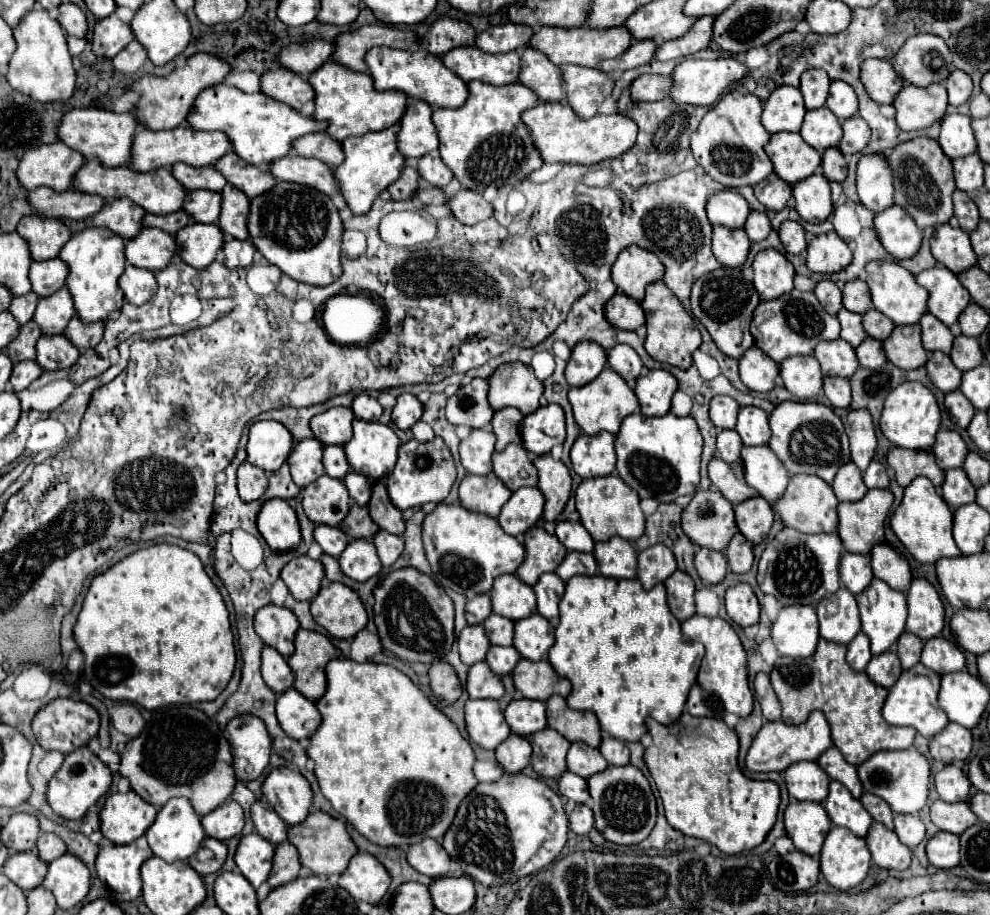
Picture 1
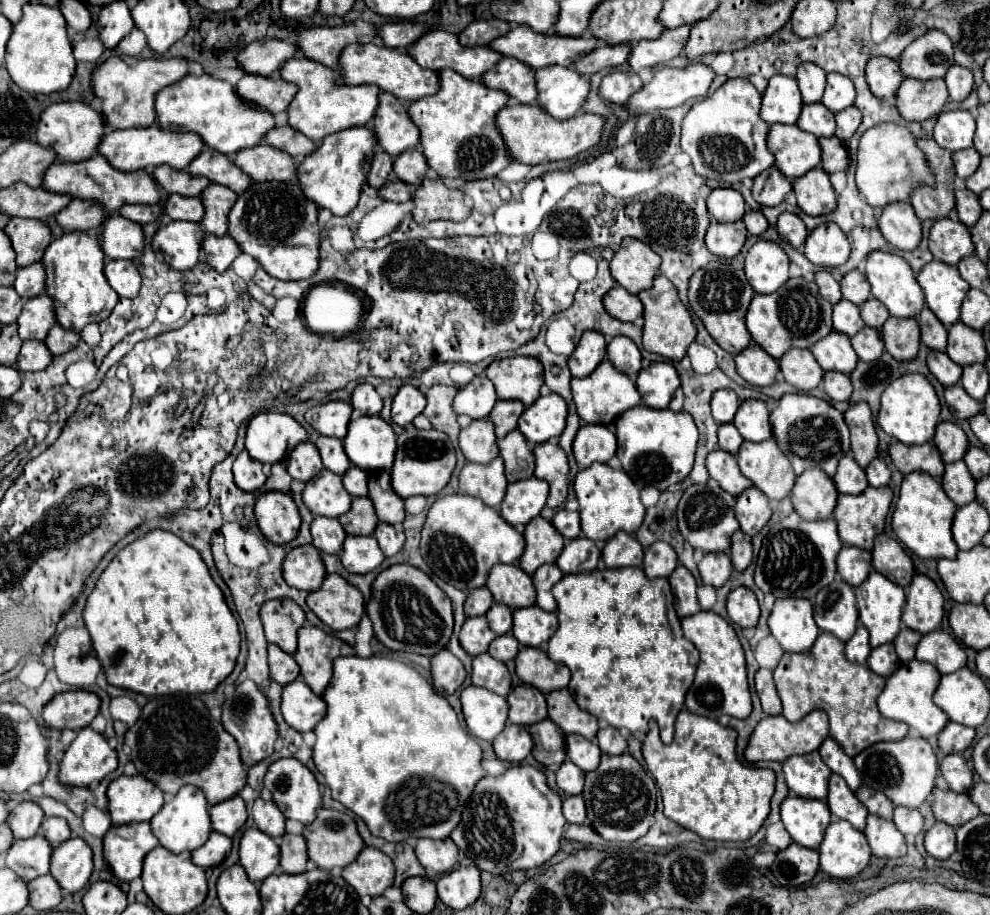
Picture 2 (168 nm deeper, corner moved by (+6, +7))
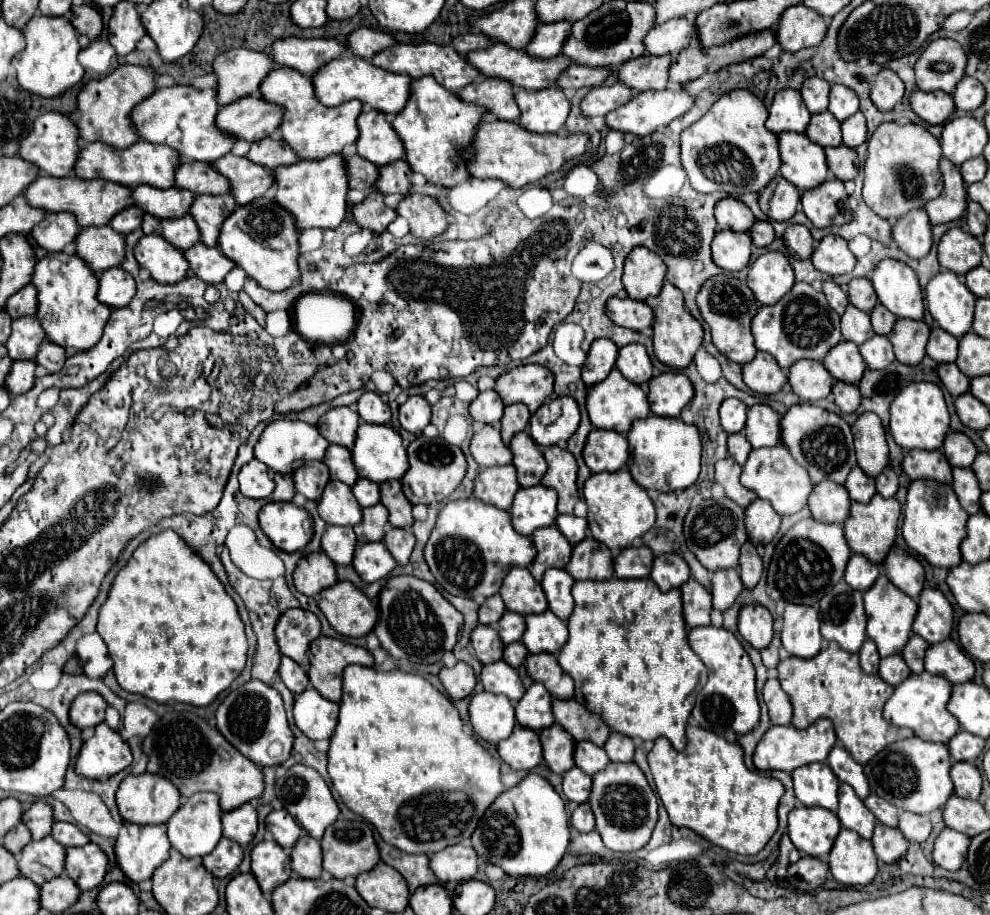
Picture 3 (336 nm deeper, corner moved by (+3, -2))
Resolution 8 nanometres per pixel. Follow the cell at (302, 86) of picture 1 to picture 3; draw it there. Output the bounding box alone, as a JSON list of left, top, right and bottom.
[216,95,284,141]

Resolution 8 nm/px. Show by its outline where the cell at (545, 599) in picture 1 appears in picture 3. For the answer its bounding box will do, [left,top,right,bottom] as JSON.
[540,569,574,621]

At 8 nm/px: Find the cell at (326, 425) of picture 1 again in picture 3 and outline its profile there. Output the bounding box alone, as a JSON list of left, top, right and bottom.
[318,407,360,449]

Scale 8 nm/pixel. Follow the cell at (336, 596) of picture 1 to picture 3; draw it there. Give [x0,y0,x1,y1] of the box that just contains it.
[316,581,378,637]

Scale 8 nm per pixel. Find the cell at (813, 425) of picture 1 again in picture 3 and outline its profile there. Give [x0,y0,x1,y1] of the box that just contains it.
[780,403,856,485]

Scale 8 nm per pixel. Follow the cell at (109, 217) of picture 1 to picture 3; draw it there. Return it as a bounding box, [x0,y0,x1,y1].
[32,213,80,253]

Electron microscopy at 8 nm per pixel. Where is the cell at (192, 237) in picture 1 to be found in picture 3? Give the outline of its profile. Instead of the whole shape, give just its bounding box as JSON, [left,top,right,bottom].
[134,235,188,283]

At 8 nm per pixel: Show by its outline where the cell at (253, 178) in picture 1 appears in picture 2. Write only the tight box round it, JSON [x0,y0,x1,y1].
[187,148,249,194]

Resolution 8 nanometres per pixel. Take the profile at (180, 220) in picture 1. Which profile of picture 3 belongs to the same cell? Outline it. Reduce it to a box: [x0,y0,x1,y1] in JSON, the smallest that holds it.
[110,205,142,235]

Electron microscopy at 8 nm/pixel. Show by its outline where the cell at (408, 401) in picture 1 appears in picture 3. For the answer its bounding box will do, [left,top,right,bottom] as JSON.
[400,395,430,435]

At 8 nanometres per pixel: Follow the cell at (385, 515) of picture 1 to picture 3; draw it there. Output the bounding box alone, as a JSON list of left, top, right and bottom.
[380,481,414,529]

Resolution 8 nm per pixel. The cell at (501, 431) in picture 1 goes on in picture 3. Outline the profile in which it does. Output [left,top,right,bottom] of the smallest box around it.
[500,403,530,445]

